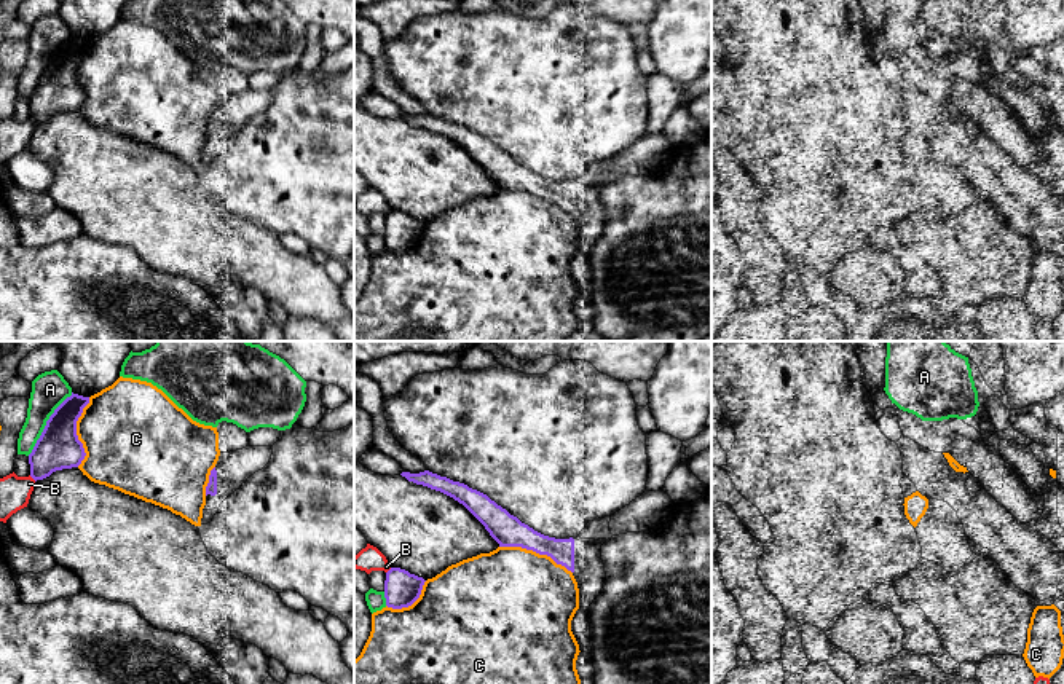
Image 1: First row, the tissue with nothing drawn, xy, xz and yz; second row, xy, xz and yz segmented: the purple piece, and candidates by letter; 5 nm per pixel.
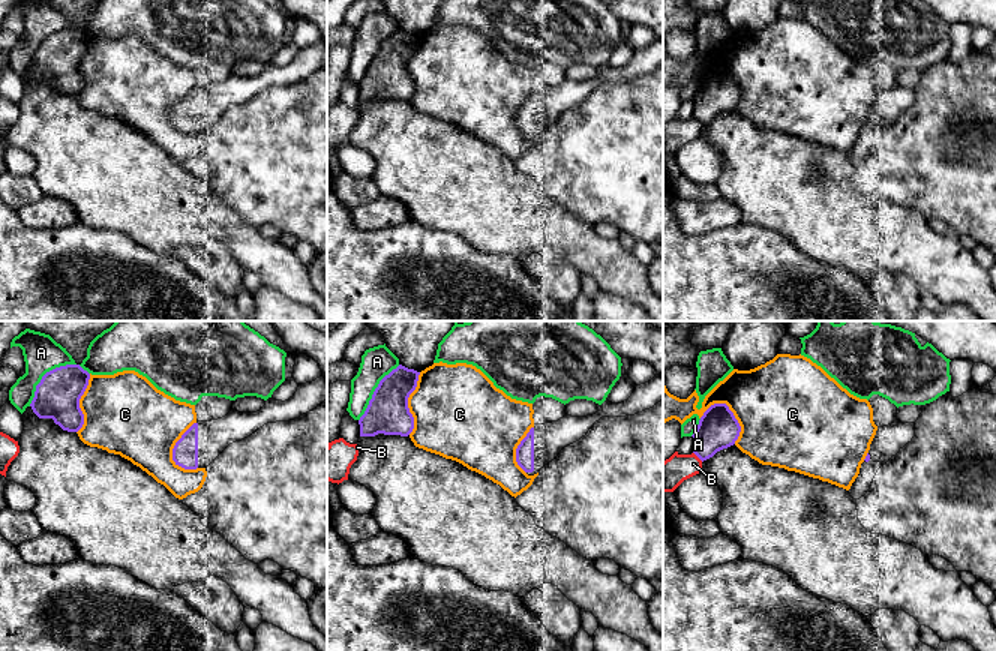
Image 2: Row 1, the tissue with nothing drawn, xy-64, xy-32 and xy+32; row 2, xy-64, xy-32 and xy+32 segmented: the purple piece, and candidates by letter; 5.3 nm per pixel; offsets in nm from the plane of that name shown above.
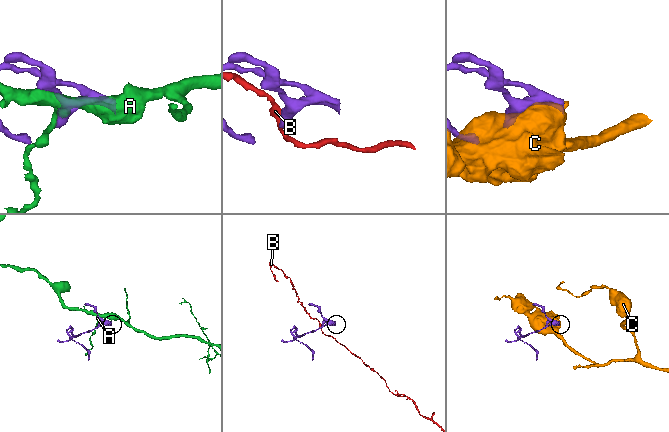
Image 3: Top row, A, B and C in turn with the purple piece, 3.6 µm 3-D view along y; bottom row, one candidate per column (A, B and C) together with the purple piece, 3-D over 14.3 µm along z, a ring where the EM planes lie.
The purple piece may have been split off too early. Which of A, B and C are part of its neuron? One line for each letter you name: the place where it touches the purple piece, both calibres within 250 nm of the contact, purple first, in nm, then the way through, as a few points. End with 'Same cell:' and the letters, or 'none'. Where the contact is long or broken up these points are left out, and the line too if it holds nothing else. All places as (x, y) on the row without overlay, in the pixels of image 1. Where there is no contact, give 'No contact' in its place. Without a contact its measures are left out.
Same cell: none

